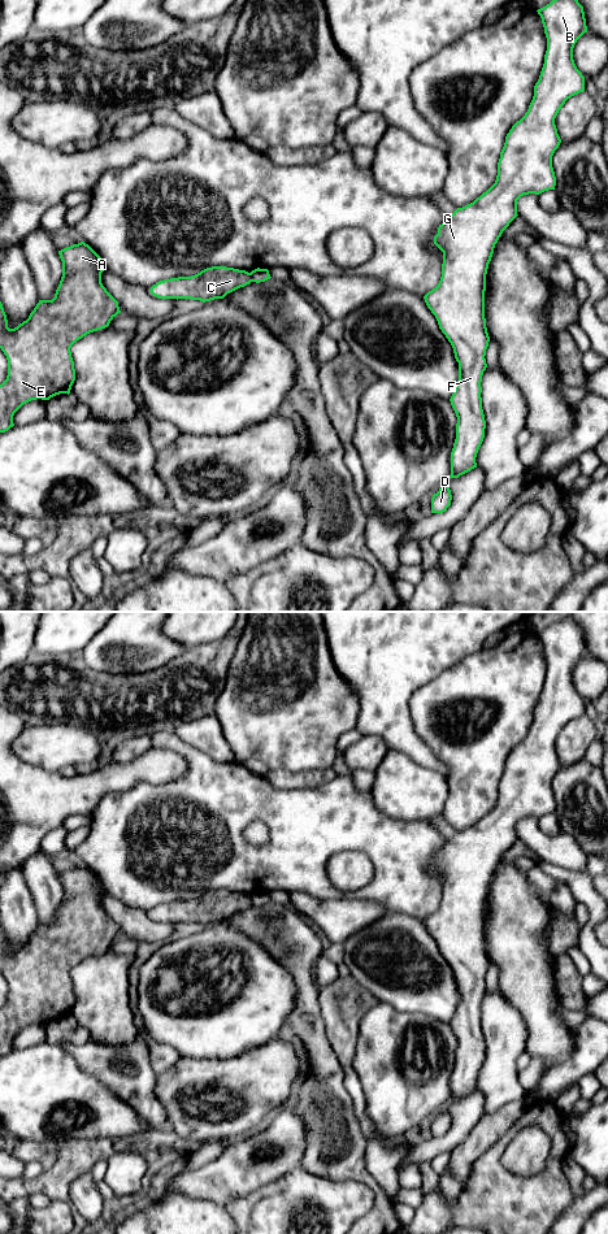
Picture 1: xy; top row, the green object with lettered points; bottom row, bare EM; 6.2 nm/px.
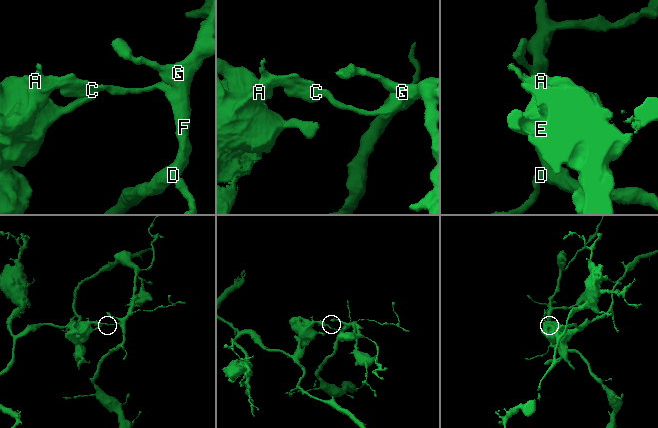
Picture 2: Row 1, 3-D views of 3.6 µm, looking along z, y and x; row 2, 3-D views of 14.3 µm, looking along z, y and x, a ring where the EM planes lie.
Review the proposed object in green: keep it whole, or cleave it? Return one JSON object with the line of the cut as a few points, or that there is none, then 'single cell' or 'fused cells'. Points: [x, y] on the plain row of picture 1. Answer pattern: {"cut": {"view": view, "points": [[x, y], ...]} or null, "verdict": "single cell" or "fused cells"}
{"cut": {"view": "xy", "points": [[250, 896], [252, 904]]}, "verdict": "fused cells"}

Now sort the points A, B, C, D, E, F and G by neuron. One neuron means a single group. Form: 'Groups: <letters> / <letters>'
Groups: A C E / B D F G

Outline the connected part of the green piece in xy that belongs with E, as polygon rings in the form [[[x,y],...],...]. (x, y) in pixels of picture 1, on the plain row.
[[[84,865],[58,874],[62,900],[52,924],[39,924],[29,942],[14,952],[8,951],[0,925],[0,972],[8,983],[8,999],[0,1008],[0,1056],[14,1050],[14,1037],[36,1022],[49,1024],[70,1017],[75,1004],[71,969],[90,956],[105,952],[121,937],[118,925],[101,907],[105,894],[101,881]]]

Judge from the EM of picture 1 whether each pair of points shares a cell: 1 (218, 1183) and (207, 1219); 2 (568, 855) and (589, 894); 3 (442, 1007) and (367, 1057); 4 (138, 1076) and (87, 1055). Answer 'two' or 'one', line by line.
1: two
2: two
3: two
4: one

